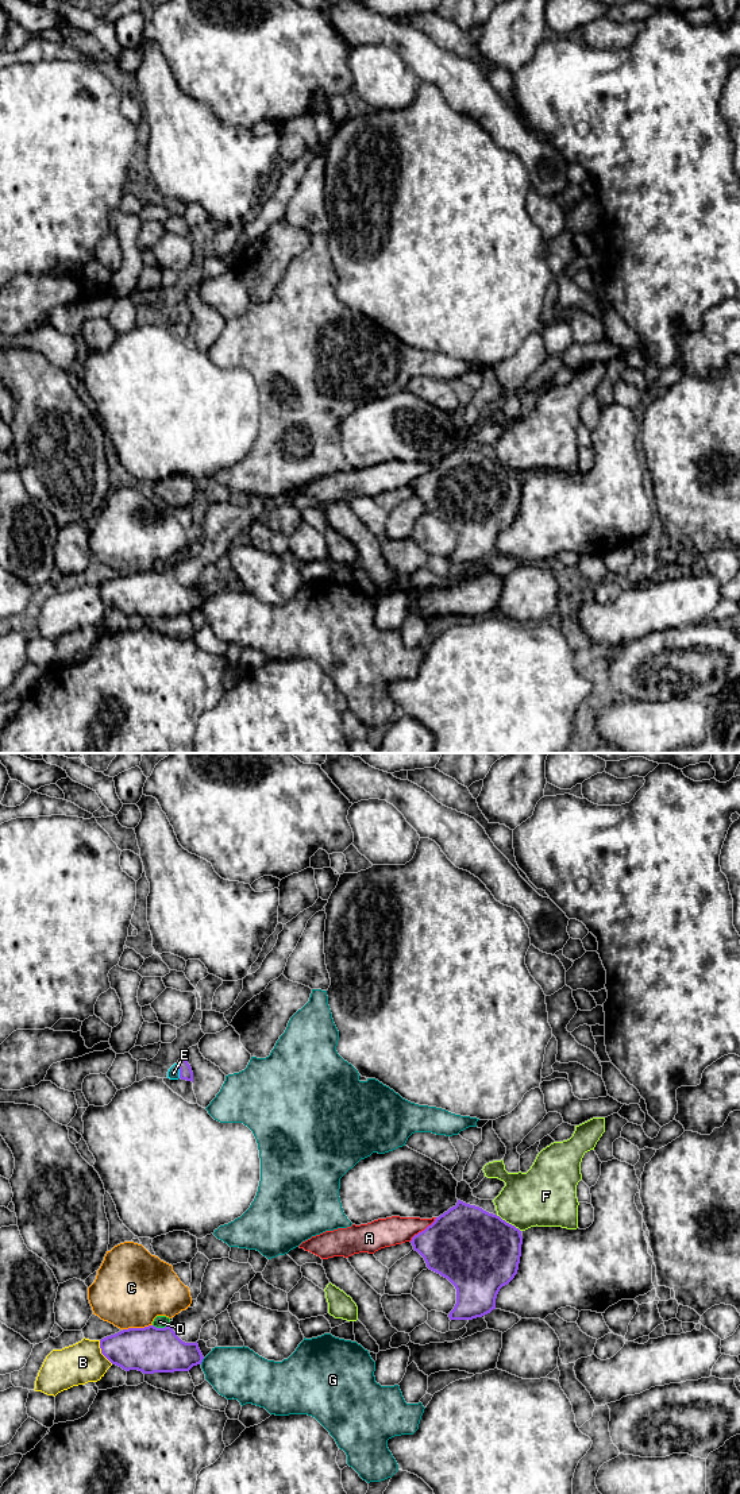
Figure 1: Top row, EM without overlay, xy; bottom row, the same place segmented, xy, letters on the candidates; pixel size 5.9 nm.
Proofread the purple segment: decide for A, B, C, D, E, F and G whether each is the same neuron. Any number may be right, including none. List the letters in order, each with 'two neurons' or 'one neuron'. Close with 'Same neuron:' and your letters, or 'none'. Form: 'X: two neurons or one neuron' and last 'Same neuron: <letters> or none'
A: two neurons
B: two neurons
C: two neurons
D: two neurons
E: one neuron
F: two neurons
G: two neurons
Same neuron: E

